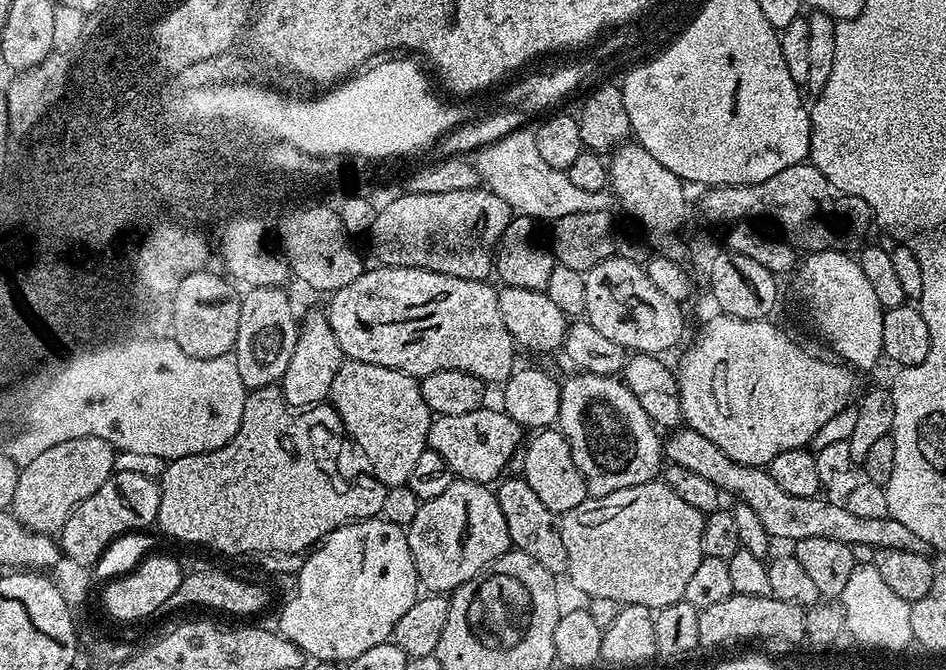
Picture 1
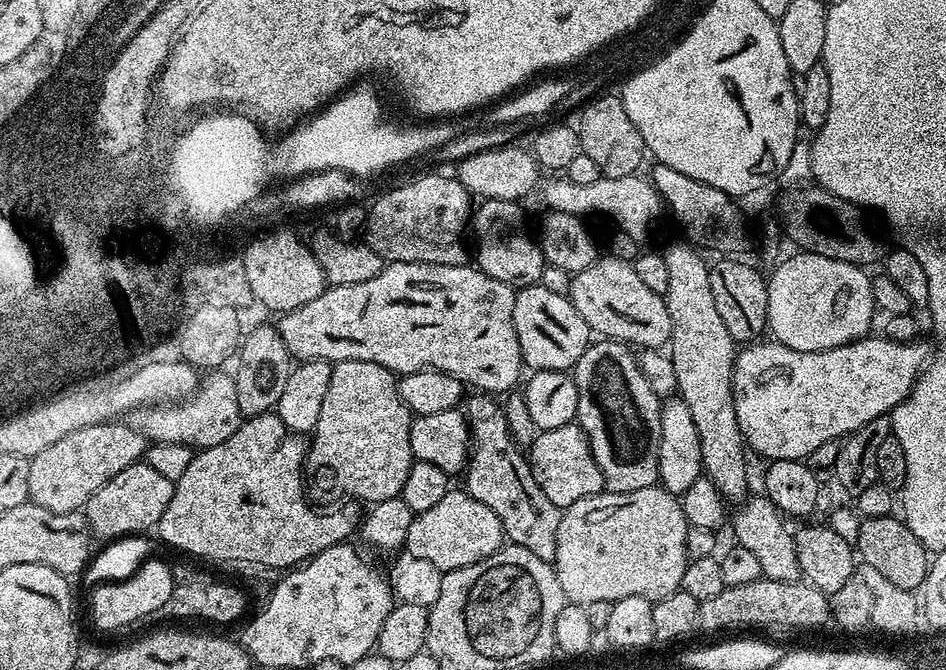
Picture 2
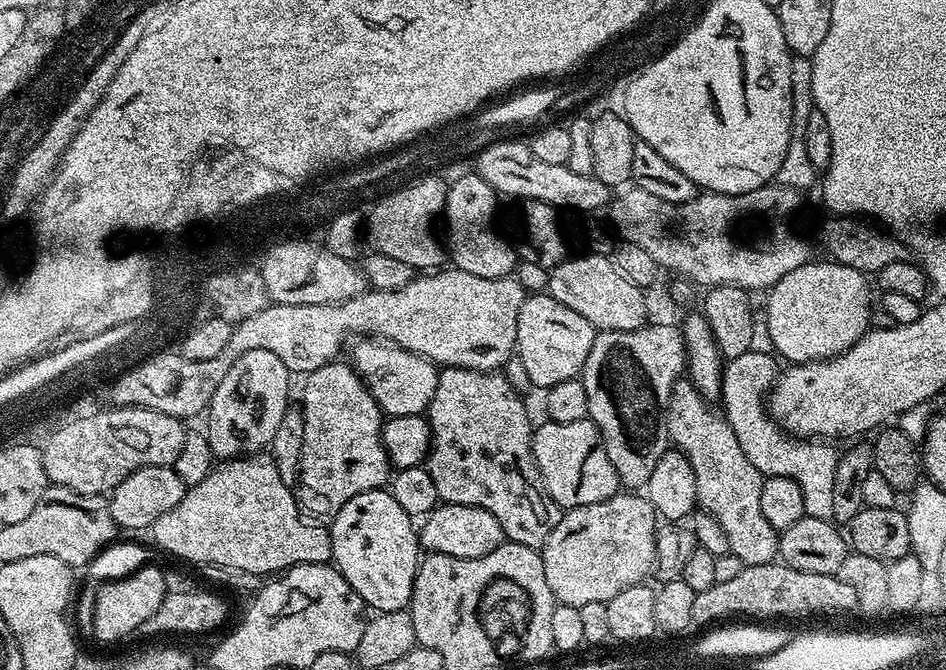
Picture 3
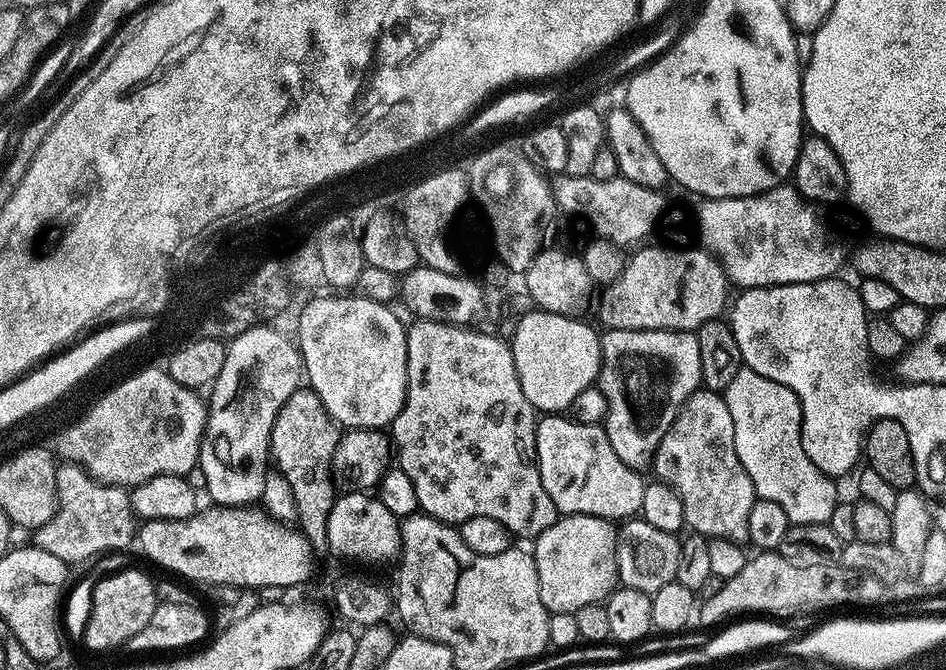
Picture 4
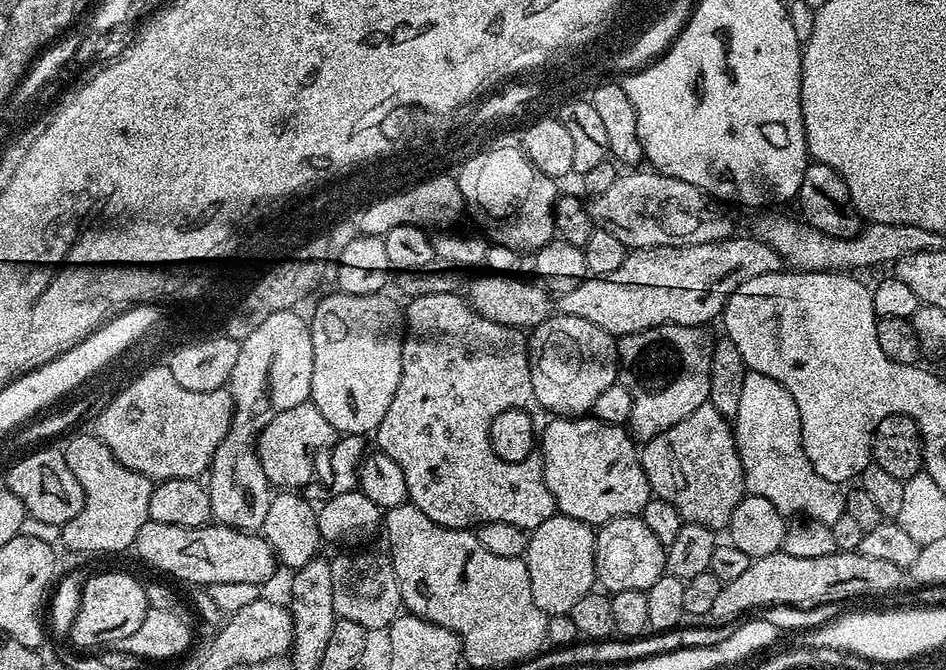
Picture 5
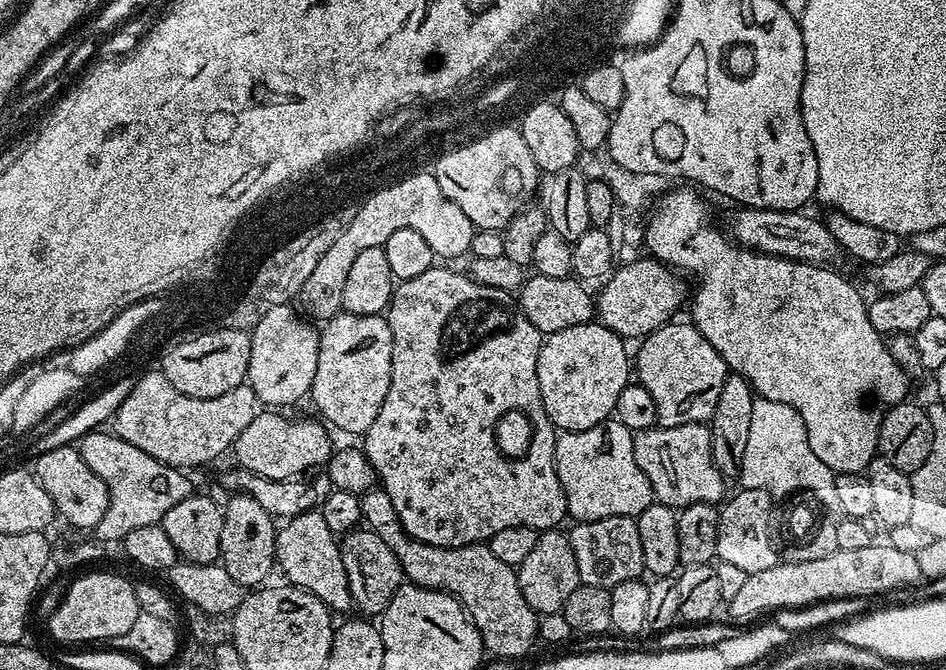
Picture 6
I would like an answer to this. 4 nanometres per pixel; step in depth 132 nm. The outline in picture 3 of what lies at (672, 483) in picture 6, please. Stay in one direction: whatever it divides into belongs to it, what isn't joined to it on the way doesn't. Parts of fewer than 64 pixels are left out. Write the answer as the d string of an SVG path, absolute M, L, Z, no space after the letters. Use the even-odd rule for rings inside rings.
M678 379L670 390L670 398L664 412L664 429L668 432L668 439L674 445L675 451L680 452L690 462L694 470L694 486L698 486L697 505L714 518L718 518L722 530L726 530L730 553L737 555L744 566L773 563L780 555L780 532L774 526L770 526L770 522L766 522L766 514L762 514L762 486L765 477L746 458L746 454L738 446L734 430L728 425L725 417L712 408L715 407L704 399L691 380Z

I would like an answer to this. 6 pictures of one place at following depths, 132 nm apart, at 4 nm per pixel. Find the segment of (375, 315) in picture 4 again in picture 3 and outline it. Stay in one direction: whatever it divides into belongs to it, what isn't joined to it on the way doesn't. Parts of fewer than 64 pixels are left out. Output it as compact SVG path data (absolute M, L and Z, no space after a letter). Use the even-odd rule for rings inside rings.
M376 338L357 339L351 348L350 363L364 379L385 417L418 416L427 413L428 404L434 398L434 390L438 386L437 365L424 356Z

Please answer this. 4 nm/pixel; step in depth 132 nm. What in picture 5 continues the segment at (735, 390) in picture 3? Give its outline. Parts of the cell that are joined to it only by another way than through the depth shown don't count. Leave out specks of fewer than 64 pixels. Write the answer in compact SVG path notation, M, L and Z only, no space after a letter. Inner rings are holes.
M750 370L742 384L738 414L732 425L749 495L766 498L786 518L801 516L832 525L846 512L843 487L823 478L810 466L802 446L797 403L782 384Z

